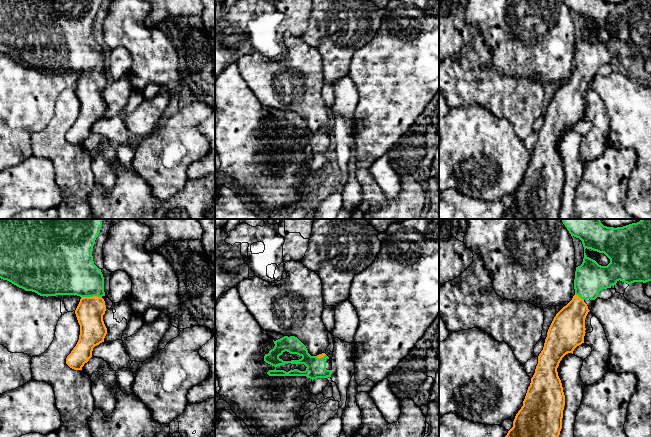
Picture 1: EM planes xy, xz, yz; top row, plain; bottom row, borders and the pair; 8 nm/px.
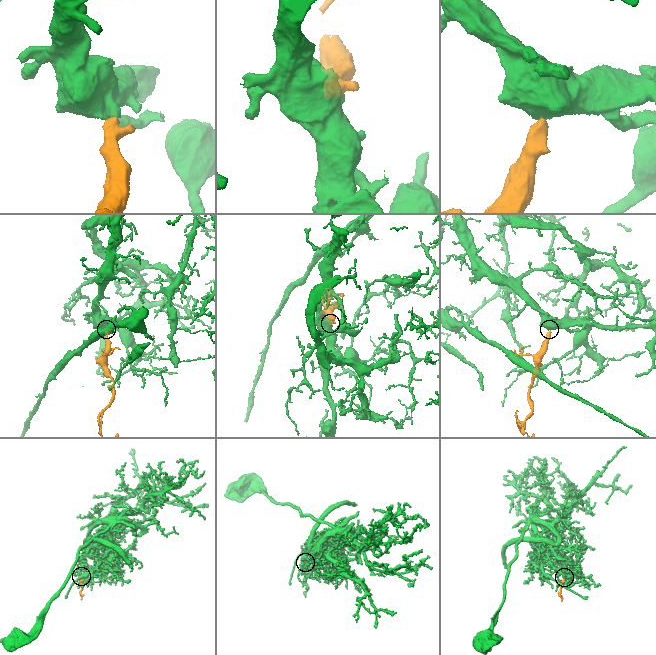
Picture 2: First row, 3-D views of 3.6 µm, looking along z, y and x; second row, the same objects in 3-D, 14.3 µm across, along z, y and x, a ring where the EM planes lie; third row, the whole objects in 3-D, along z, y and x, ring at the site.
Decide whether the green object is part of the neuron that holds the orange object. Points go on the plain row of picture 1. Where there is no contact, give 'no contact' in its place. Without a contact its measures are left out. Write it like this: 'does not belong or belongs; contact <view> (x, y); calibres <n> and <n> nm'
belongs; contact xy (91, 73); calibres 220 and 360 nm

